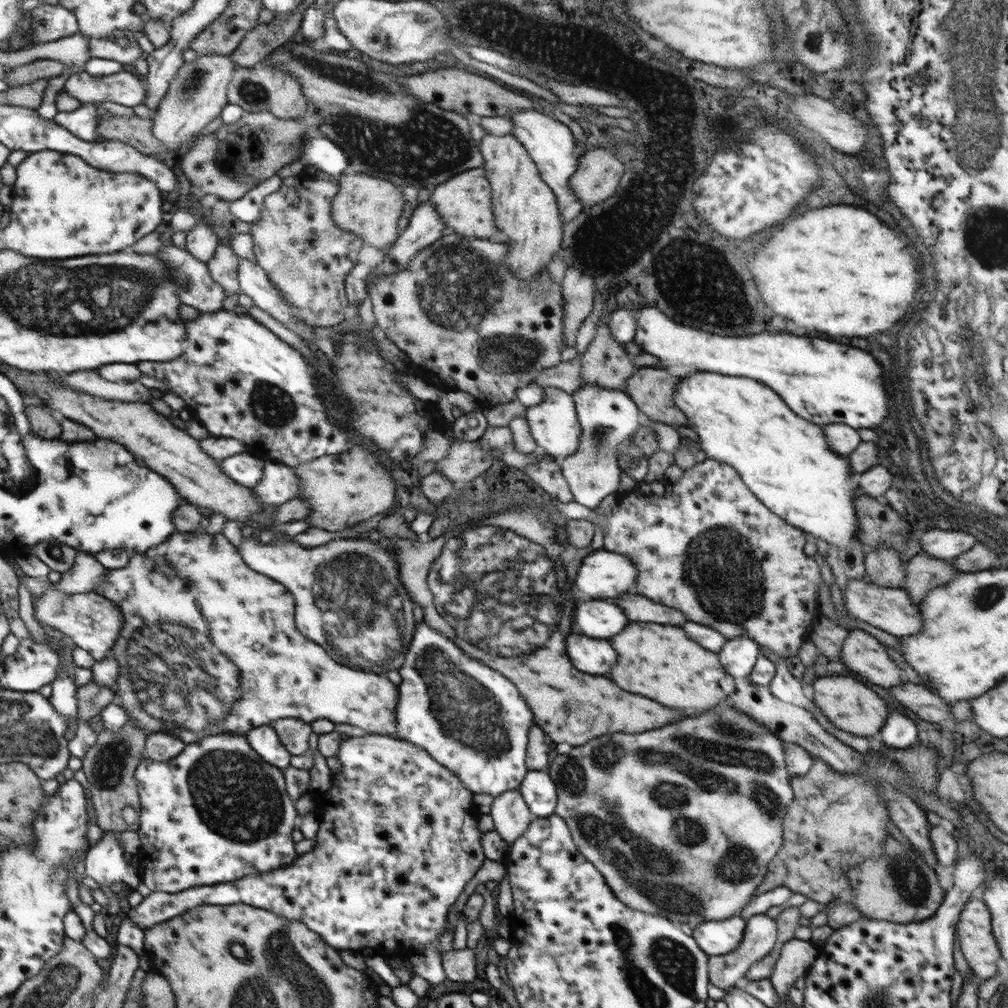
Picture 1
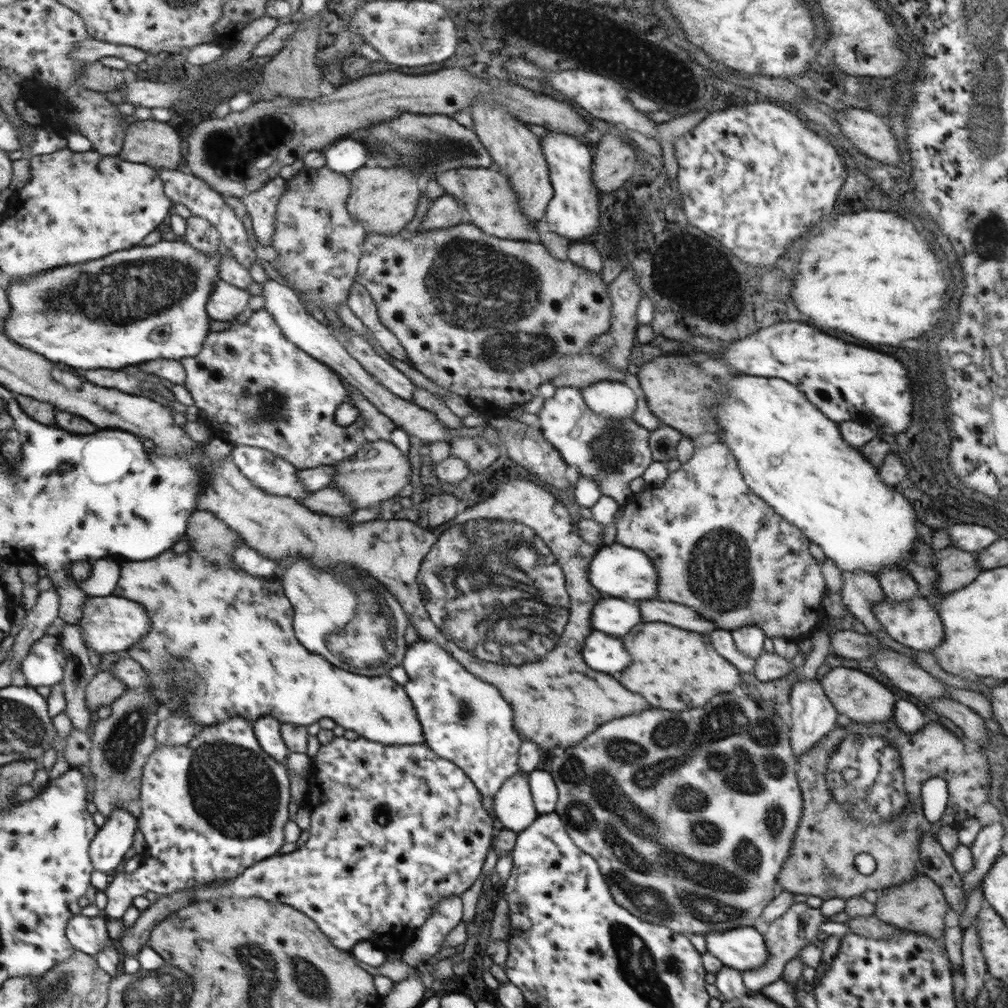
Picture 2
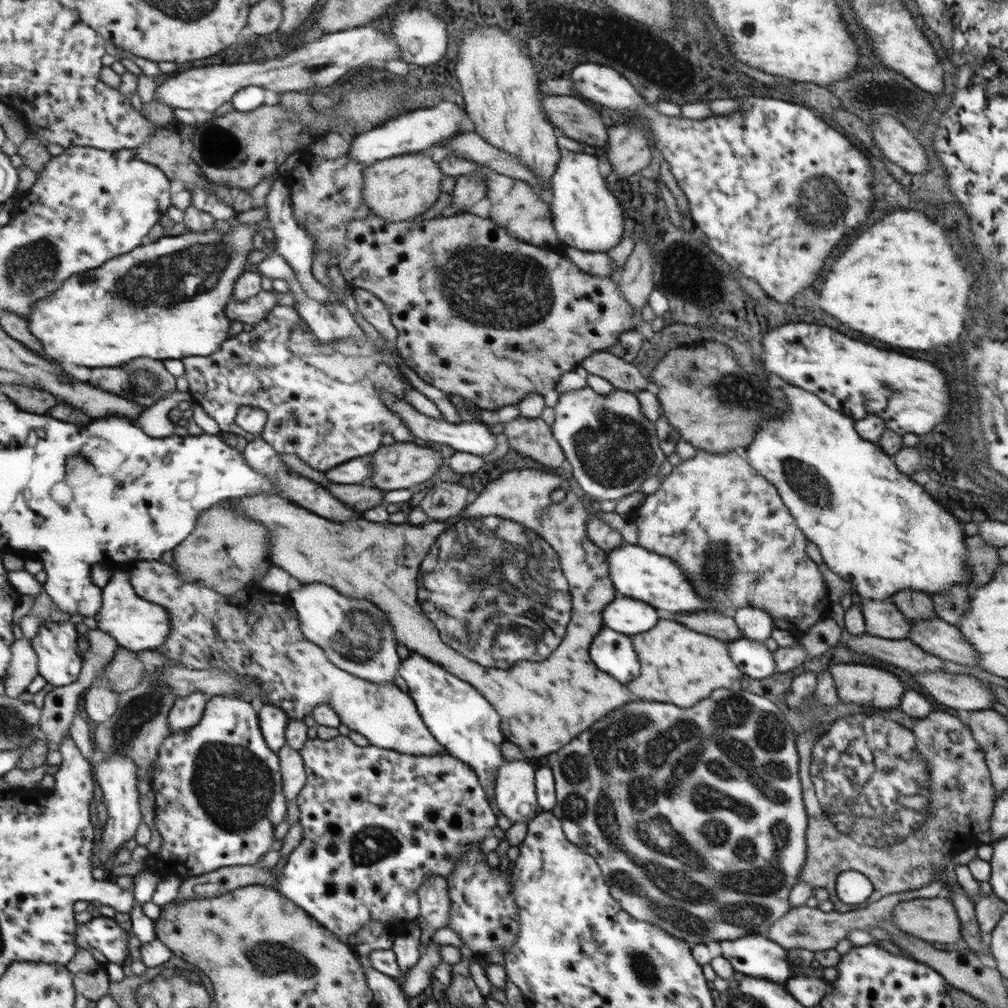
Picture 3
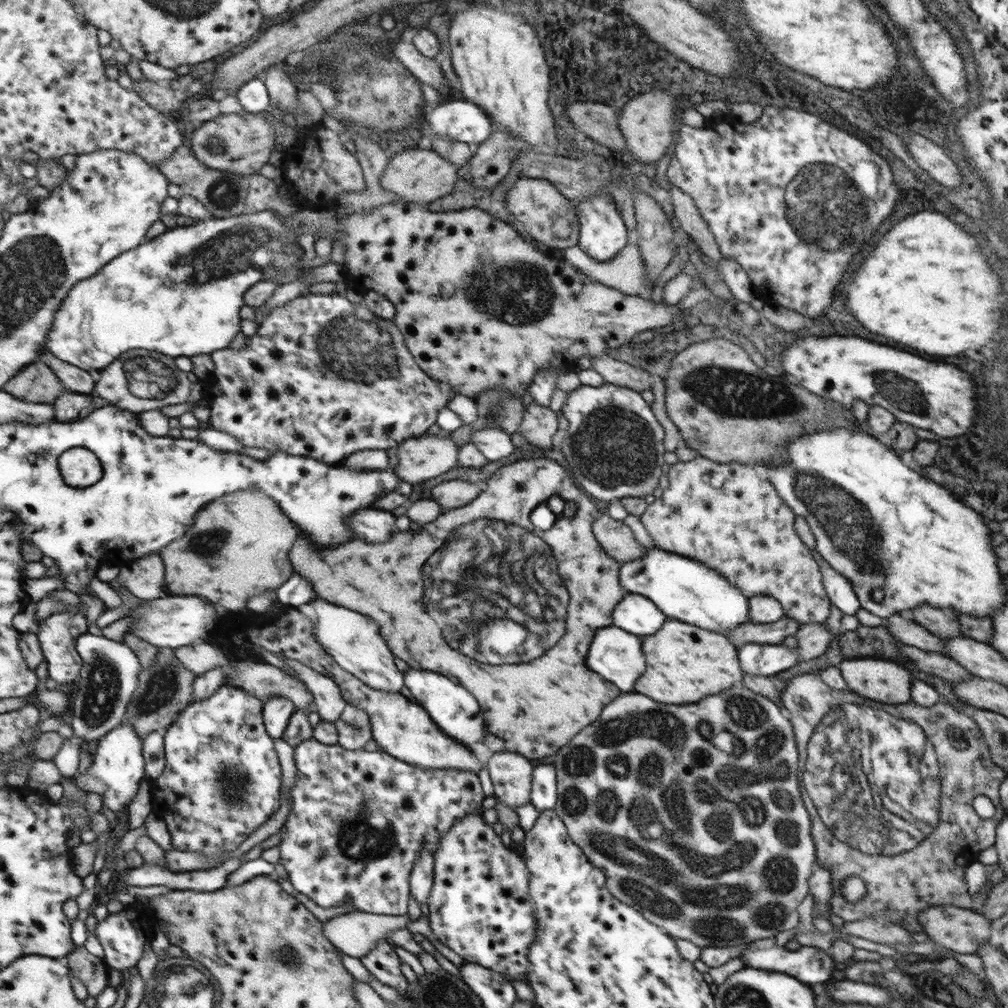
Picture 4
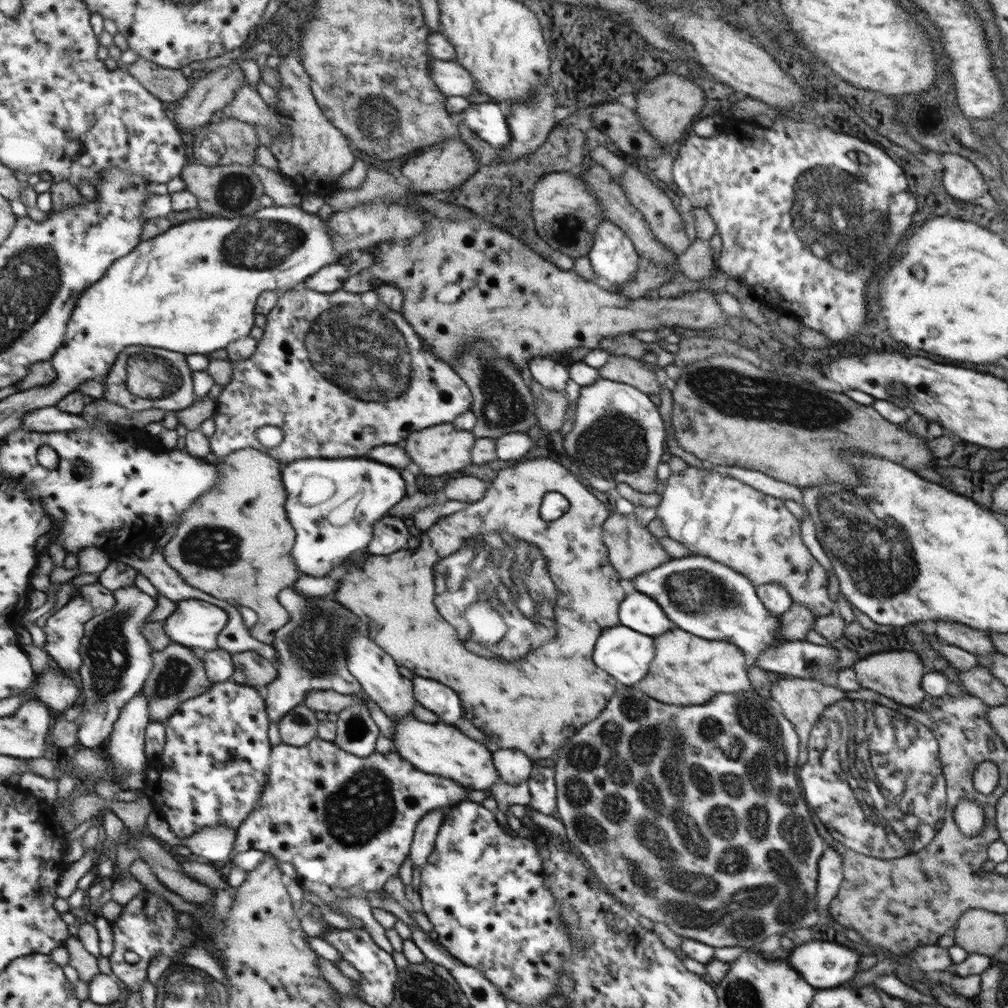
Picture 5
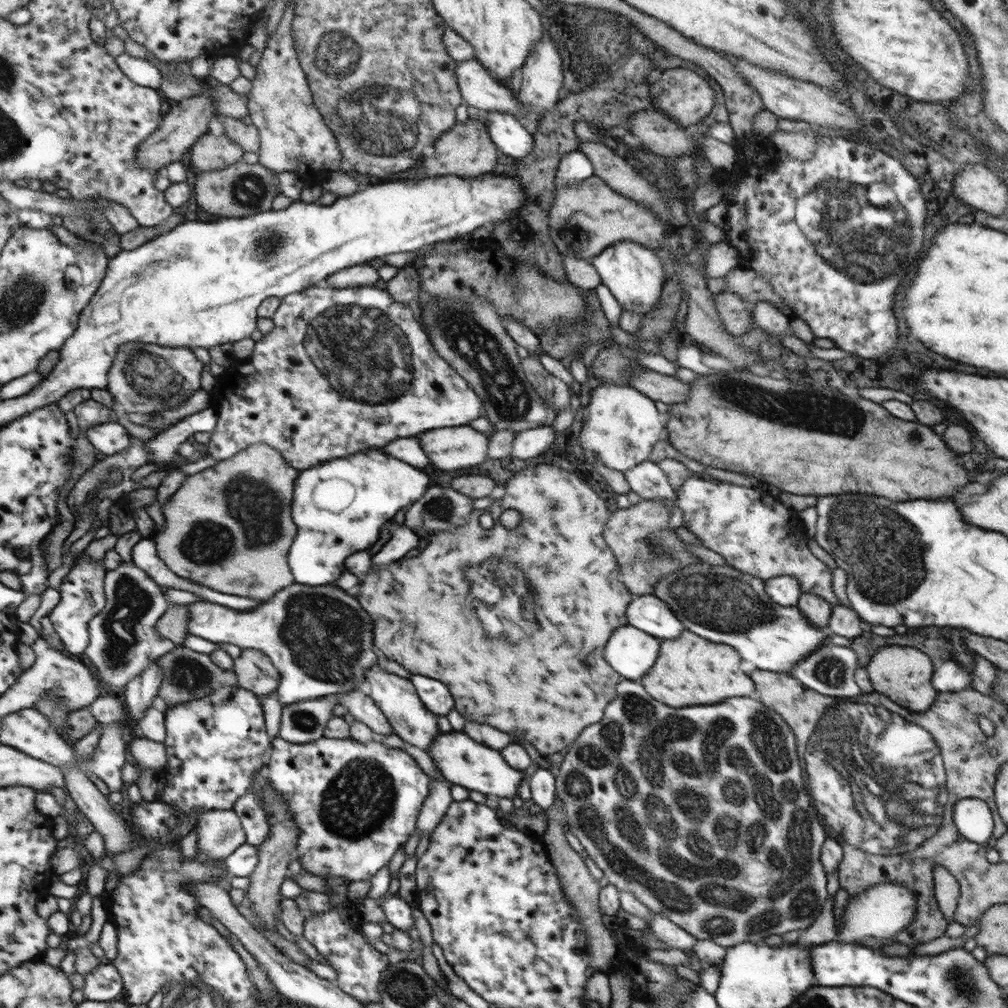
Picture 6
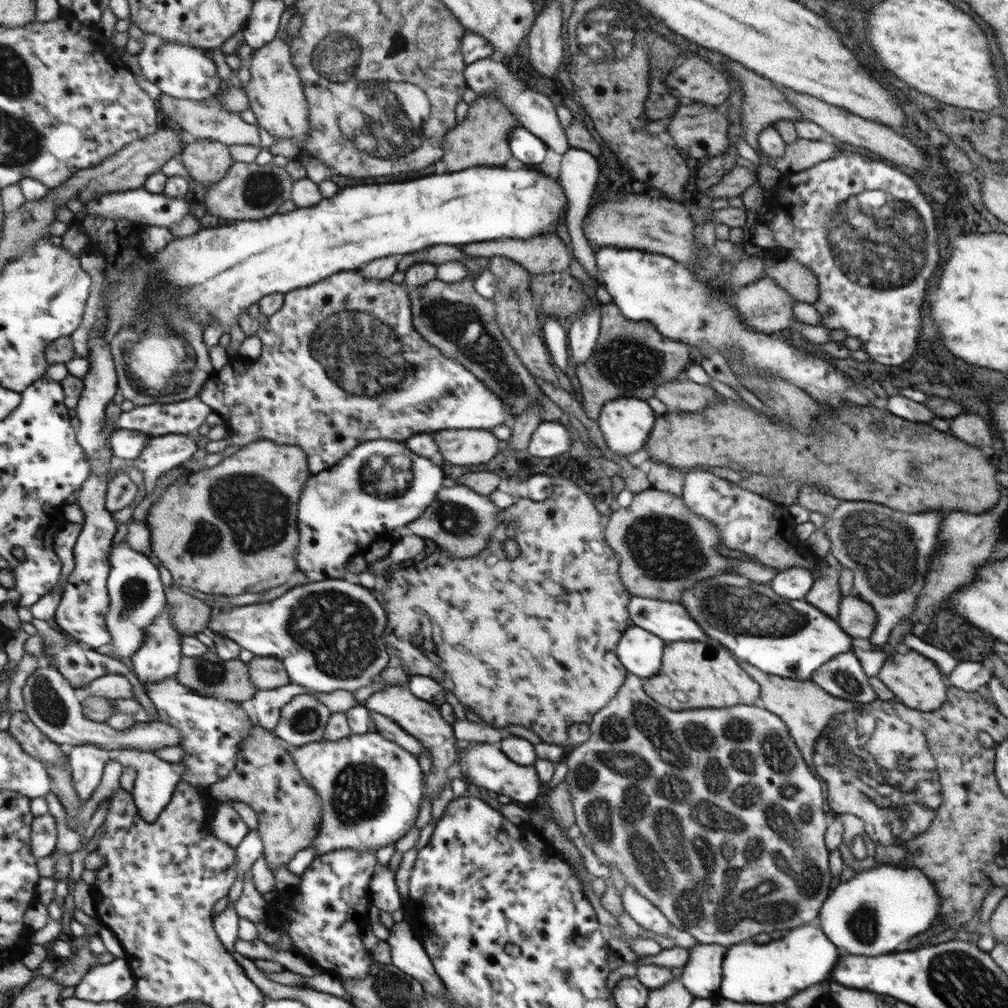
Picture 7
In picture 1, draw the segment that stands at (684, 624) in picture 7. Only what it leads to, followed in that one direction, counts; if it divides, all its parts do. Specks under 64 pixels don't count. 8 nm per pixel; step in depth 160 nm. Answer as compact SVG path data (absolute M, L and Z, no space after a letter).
M581 599L575 607L575 626L579 633L591 638L611 638L619 634L629 618L614 601Z

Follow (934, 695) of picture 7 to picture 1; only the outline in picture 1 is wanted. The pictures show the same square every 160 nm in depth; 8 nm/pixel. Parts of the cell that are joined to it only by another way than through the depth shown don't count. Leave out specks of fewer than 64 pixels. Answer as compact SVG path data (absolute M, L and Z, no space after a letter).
M824 676L811 683L814 690L813 704L827 717L827 720L846 733L868 737L884 725L887 718L885 702L867 686L849 676Z

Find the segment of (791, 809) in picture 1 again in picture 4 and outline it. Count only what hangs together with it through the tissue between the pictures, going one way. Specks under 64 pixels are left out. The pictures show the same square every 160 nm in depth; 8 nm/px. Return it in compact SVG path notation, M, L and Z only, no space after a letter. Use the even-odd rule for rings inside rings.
M813 673L791 677L786 681L780 699L793 721L794 739L798 741L799 768L804 768L802 778L804 788L801 788L801 792L804 807L807 808L807 814L811 819L811 838L814 841L816 863L827 869L831 875L831 888L833 888L831 899L829 899L831 913L845 923L886 914L891 923L895 923L903 928L903 931L911 934L921 933L921 926L917 922L917 913L929 907L957 904L963 909L980 910L986 898L985 892L991 891L992 884L986 880L983 884L985 888L980 889L976 896L970 896L967 894L964 870L967 865L976 860L983 849L995 842L998 820L1005 814L999 800L999 787L1007 774L990 759L986 737L982 735L974 716L967 716L967 708L963 708L963 704L949 704L941 699L930 707L916 705L913 701L907 704L893 704L893 706L889 706L889 703L879 704L871 699L865 700L865 697L857 693L855 696L851 696L851 691L847 689L840 691L829 688L818 674ZM975 796L987 796L992 802L994 813L991 818L982 819L973 811L971 800ZM848 876L860 876L865 883L865 889L867 889L865 898L859 900L857 904L845 902L841 892L839 892L841 881Z

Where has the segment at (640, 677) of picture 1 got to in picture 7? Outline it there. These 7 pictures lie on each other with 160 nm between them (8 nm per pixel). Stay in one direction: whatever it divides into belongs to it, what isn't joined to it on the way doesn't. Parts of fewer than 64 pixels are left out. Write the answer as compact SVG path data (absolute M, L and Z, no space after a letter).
M717 640L671 642L663 648L663 672L647 678L644 689L665 708L727 708L735 704L753 704L761 690L754 677L747 676Z

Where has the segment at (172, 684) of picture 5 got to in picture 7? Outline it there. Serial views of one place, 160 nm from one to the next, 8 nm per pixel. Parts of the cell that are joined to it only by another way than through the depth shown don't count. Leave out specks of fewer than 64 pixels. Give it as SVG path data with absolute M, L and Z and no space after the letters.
M215 651L193 658L184 656L176 676L181 684L192 688L196 694L227 699L241 704L253 699L258 691L258 688L251 680L248 663L240 659L222 659Z

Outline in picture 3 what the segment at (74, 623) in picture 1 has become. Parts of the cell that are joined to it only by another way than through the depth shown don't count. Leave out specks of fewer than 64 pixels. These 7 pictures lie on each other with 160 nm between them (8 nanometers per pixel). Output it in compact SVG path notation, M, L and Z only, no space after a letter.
M129 568L115 569L110 583L102 588L103 606L94 616L97 628L114 636L120 646L124 646L136 653L145 650L157 650L169 639L172 631L172 616L168 608L160 604L145 600L138 595L130 579Z

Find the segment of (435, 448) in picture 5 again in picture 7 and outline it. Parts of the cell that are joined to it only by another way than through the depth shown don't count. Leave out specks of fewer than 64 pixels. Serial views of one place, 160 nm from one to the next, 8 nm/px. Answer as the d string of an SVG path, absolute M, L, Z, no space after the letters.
M485 430L435 432L433 440L437 442L443 460L457 466L489 462L497 452L497 438Z

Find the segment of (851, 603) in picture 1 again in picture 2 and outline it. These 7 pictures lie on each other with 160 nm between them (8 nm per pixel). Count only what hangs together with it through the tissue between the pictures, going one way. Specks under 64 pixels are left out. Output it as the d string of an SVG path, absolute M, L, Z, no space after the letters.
M916 595L908 600L897 601L884 597L884 600L872 606L872 611L882 624L883 630L903 646L912 648L914 651L931 652L942 643L945 635L942 619L938 616L937 609L923 596Z

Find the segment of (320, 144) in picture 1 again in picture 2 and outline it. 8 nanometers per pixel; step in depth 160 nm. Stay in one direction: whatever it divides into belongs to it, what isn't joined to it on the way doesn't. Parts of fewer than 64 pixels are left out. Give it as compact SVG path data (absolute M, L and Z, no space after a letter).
M341 138L325 152L326 164L335 172L352 174L370 161L372 150L361 139Z

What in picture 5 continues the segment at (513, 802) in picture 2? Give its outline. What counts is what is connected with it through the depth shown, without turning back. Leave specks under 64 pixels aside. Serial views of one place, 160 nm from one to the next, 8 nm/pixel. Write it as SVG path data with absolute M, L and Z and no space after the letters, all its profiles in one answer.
M494 748L492 753L494 767L498 771L498 778L503 783L514 785L529 778L533 768L531 767L532 760L526 753L512 748Z

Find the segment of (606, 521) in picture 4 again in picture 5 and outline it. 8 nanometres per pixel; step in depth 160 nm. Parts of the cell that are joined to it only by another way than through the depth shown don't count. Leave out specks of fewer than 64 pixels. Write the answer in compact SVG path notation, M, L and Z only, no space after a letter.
M613 513L602 524L602 540L609 550L609 562L617 570L619 576L623 577L627 583L639 574L651 571L660 564L666 563L672 557L661 547L646 526L637 523L633 513L620 515Z

